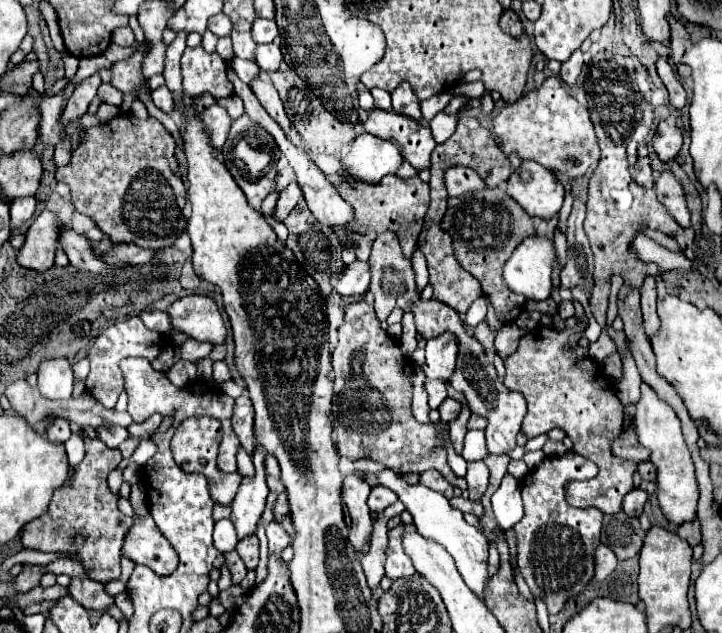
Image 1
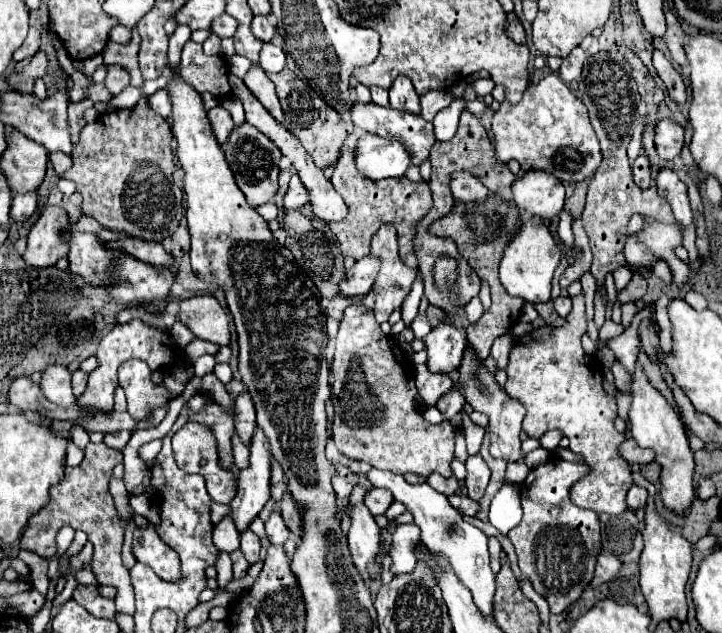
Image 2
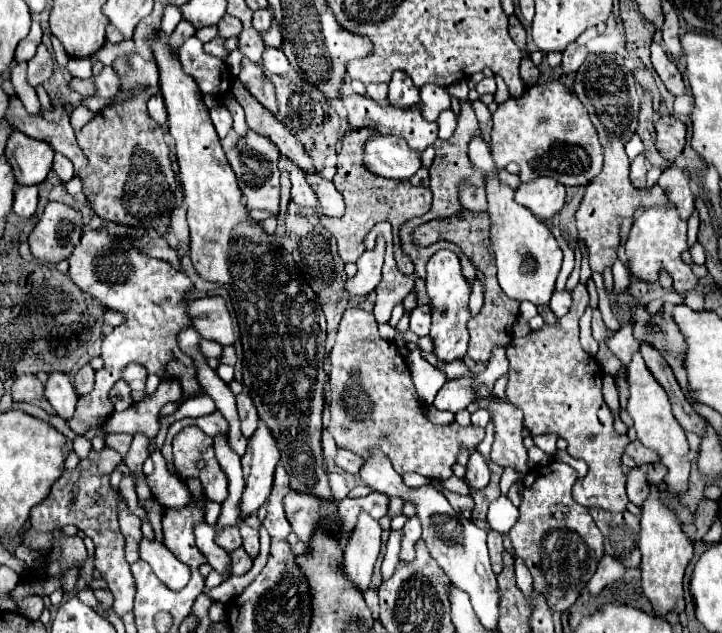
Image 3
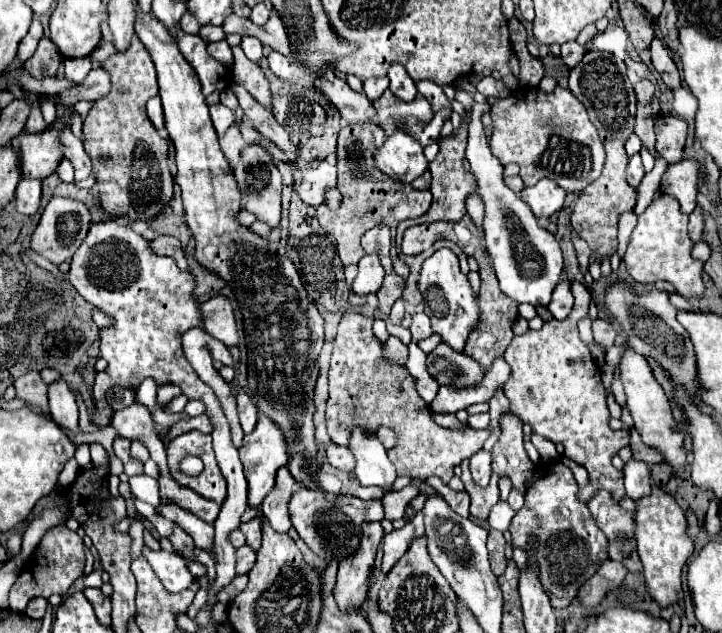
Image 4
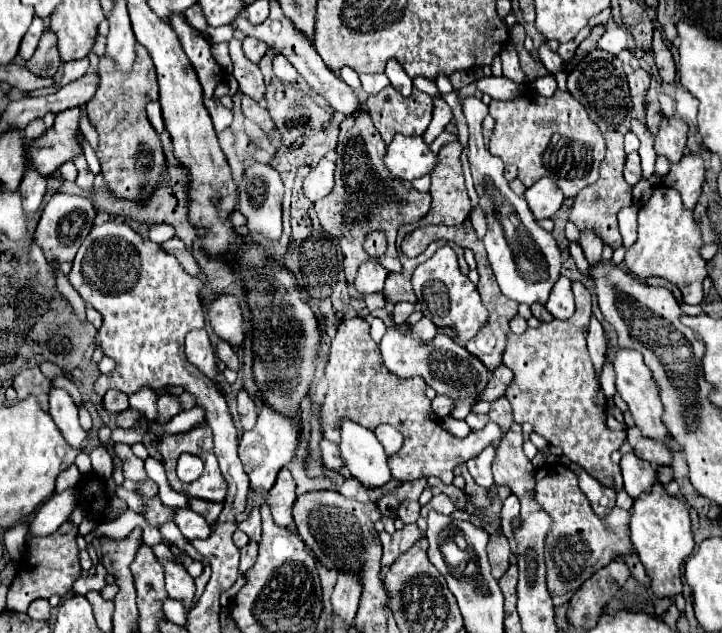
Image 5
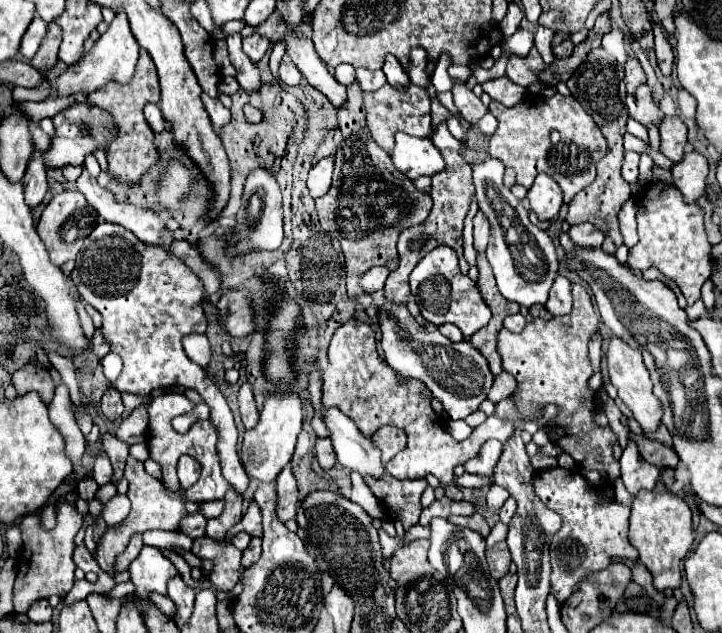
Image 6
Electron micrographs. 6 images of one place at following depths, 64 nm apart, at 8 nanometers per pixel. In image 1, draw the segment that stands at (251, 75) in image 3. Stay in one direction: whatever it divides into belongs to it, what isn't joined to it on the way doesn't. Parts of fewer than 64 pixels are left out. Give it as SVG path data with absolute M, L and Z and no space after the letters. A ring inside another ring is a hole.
M258 74L256 78L252 78L250 88L252 88L252 92L256 94L256 98L260 100L260 104L266 108L266 112L268 112L268 114L280 124L280 128L288 134L288 132L292 130L292 122L290 122L290 118L288 118L286 112L284 112L284 106L282 106L280 98L278 98L278 92L276 92L274 84L272 84L268 78L262 80L262 74Z

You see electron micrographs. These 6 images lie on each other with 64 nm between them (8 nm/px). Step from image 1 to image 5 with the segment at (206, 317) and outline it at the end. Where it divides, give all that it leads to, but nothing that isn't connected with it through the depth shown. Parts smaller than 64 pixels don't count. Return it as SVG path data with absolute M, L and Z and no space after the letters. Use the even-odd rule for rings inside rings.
M222 294L210 304L212 330L230 344L244 340L244 318L234 294Z

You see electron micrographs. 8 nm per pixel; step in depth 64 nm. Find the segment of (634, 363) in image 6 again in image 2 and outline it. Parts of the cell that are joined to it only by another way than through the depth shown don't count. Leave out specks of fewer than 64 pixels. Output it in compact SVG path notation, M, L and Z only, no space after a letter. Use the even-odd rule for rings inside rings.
M636 362L636 370L632 376L632 404L630 404L628 418L632 422L632 428L630 428L632 436L638 440L642 448L652 448L656 452L656 462L662 464L660 496L666 508L686 514L694 500L694 486L692 486L694 458L688 446L688 436L670 402L648 382L648 376L644 374L640 362Z

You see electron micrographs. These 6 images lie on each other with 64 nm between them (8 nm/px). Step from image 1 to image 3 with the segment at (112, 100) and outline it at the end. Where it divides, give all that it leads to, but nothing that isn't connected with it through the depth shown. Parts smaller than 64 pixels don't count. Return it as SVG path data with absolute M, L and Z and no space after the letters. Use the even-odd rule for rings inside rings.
M74 78L74 80L70 80L68 86L70 86L74 92L78 92L82 98L92 96L92 82L90 82L90 80L78 80L78 78Z

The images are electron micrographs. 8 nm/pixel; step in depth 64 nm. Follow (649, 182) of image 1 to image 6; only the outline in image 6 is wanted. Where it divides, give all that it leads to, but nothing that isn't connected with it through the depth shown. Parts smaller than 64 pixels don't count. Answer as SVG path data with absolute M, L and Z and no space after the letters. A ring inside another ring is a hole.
M626 152L624 154L622 176L624 176L626 182L634 182L638 178L638 160L640 160L640 154L636 154L636 152Z

